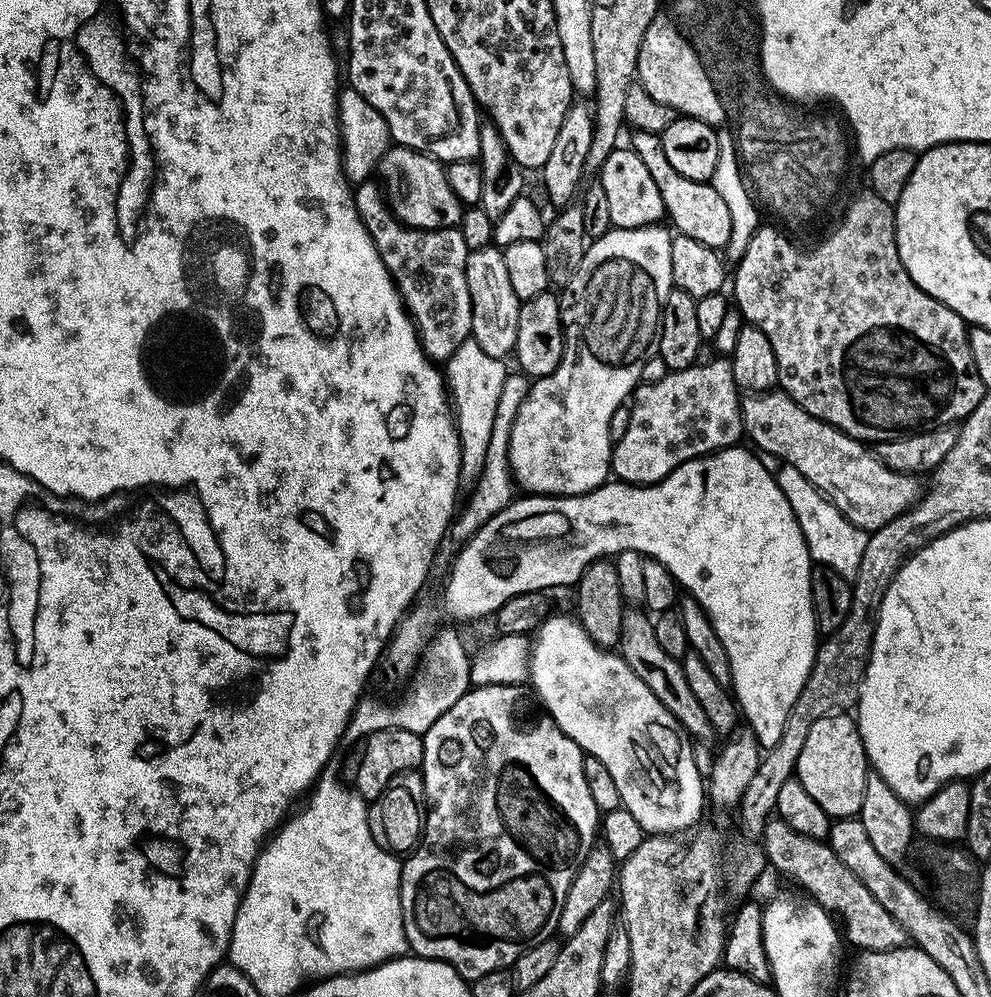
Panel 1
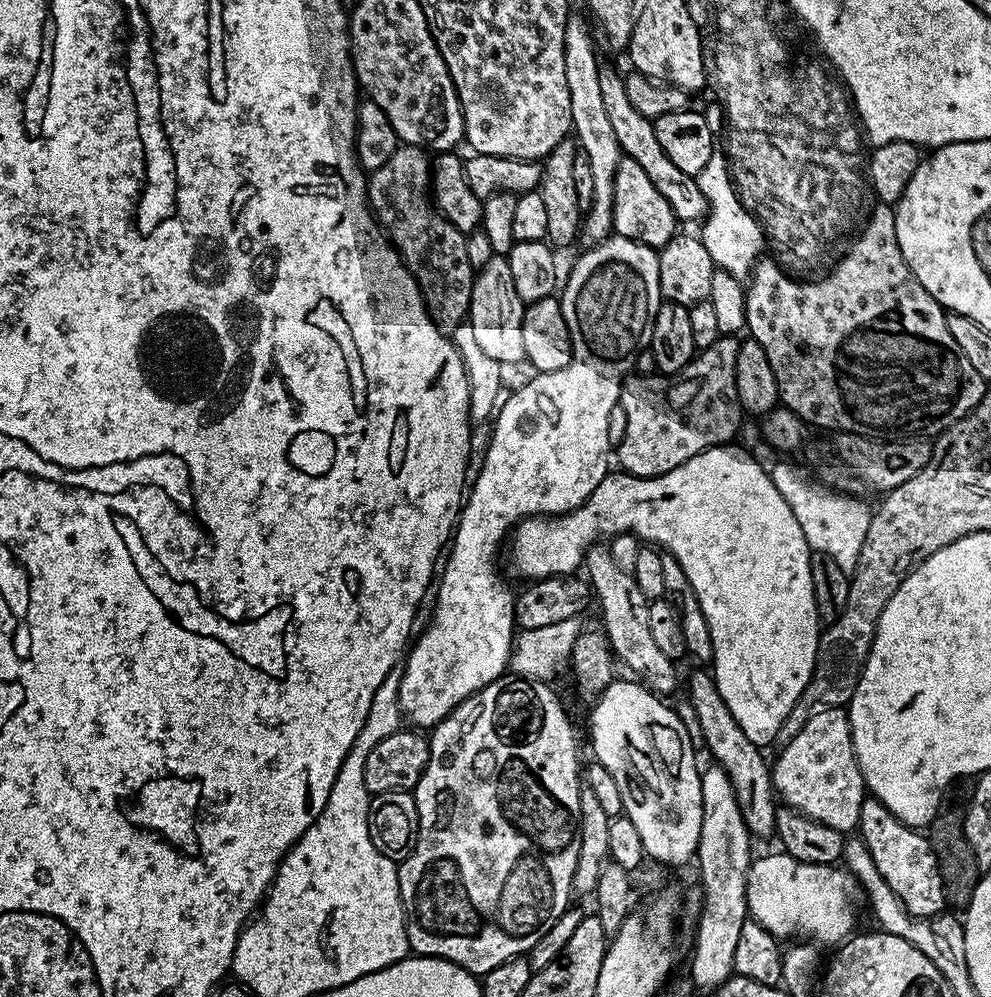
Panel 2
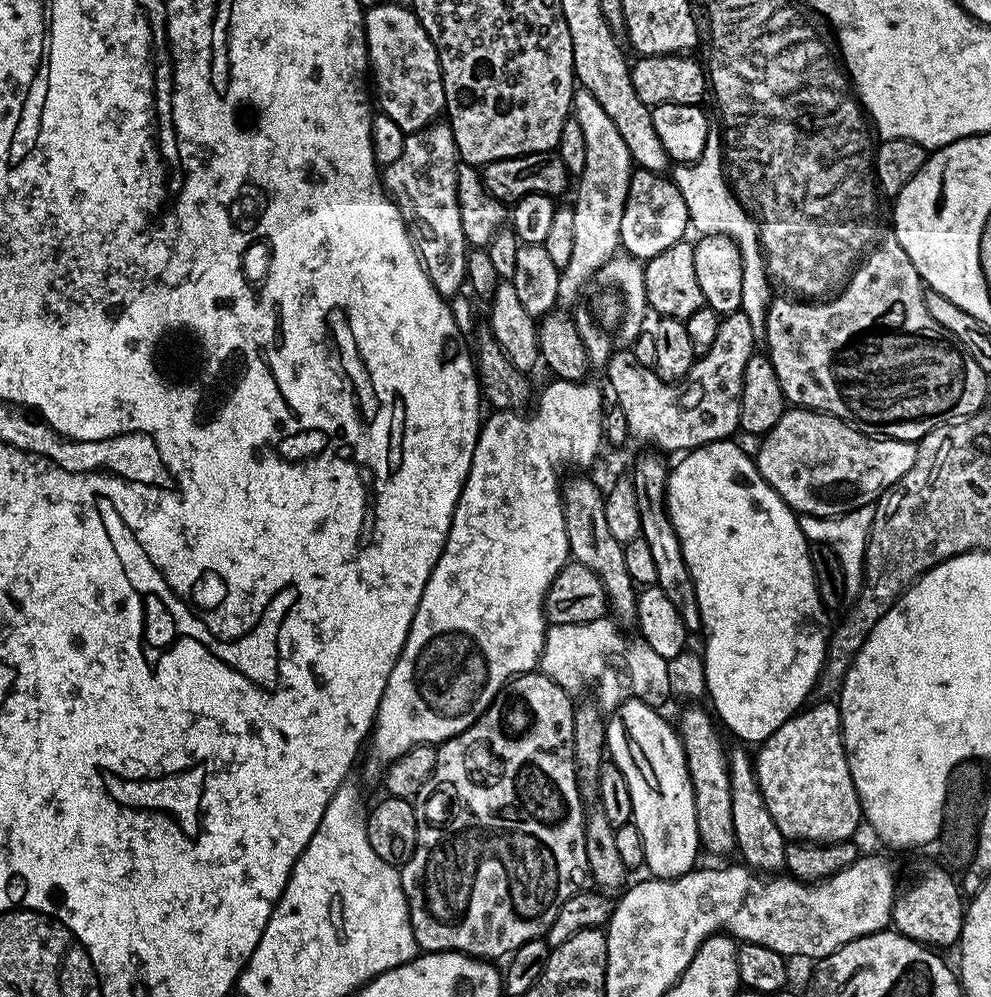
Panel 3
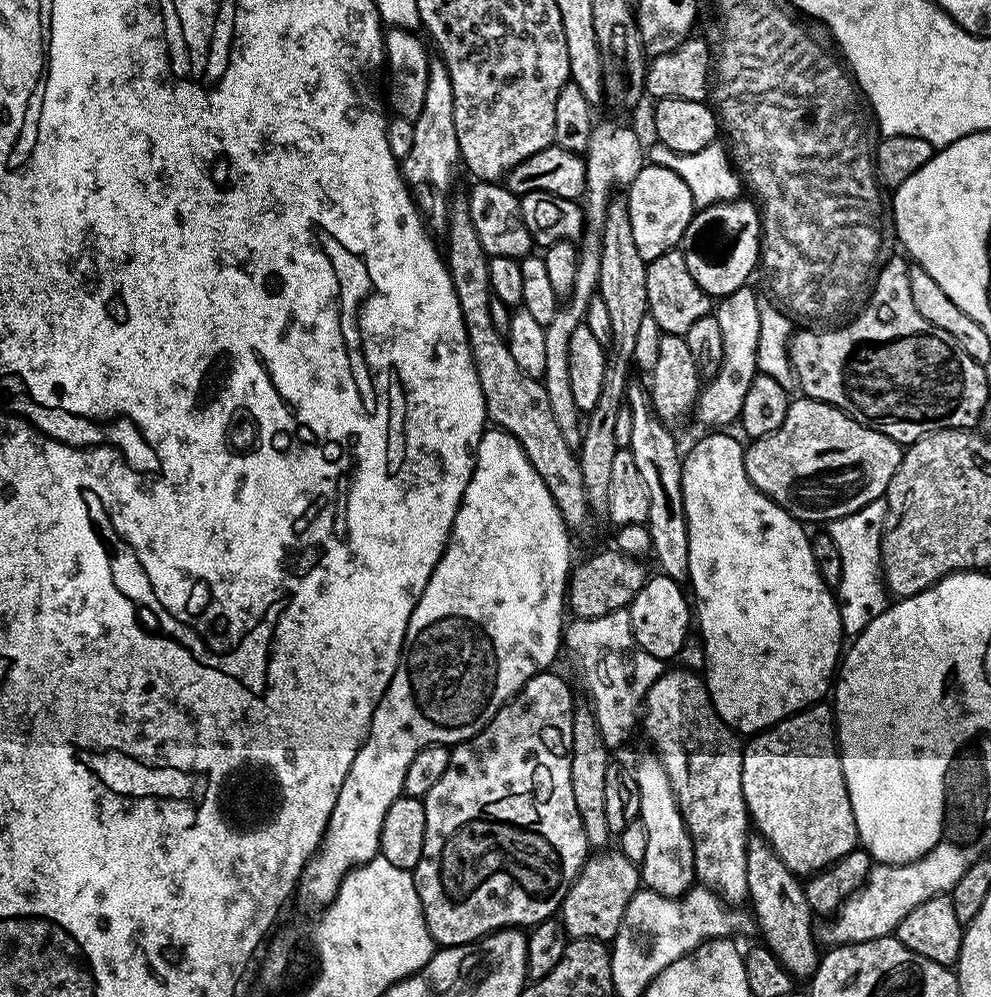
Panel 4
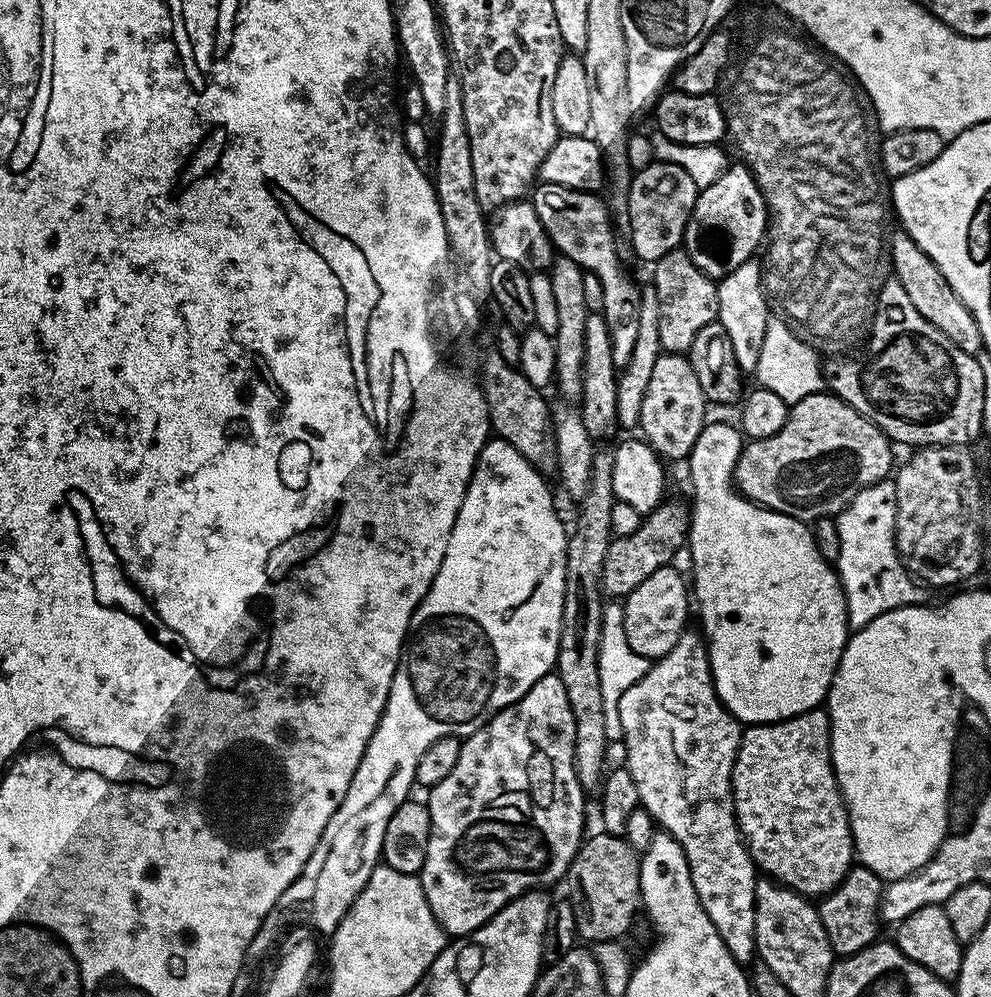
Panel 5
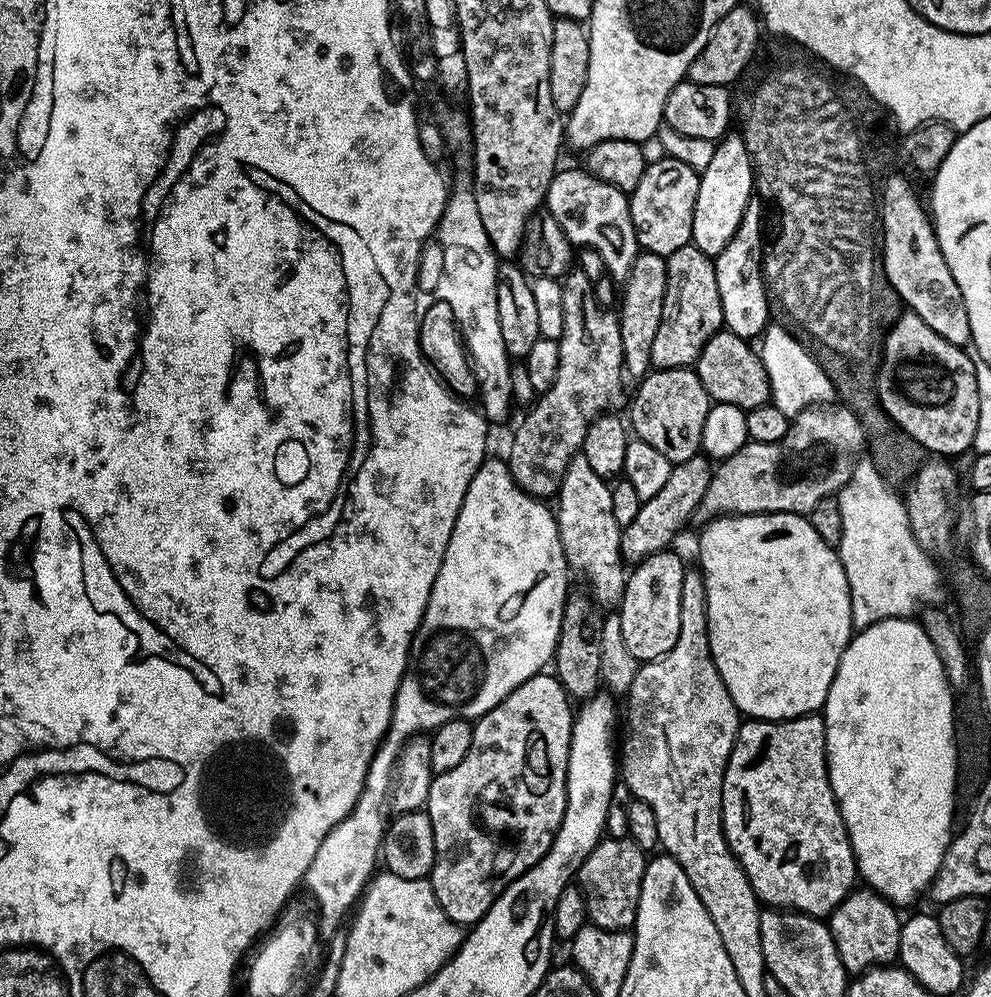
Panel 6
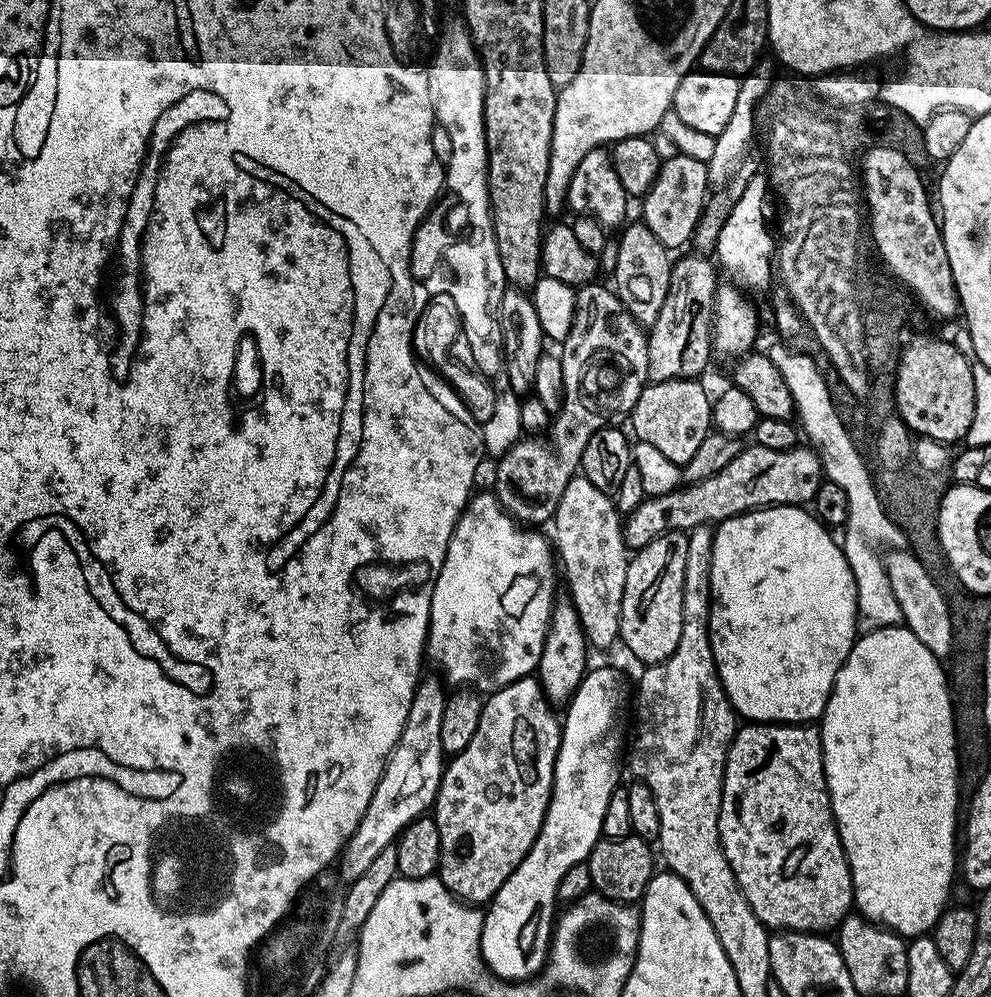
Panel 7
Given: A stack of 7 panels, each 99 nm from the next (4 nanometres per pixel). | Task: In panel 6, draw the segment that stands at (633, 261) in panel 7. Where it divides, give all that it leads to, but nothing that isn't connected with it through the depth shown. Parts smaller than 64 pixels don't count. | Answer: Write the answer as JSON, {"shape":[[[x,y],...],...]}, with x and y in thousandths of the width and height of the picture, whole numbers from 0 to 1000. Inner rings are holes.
{"shape":[[[659,253],[645,254],[633,280],[630,282],[628,307],[624,309],[626,334],[628,335],[630,374],[633,380],[644,383],[657,370],[657,348],[667,322],[671,303],[673,260]]]}

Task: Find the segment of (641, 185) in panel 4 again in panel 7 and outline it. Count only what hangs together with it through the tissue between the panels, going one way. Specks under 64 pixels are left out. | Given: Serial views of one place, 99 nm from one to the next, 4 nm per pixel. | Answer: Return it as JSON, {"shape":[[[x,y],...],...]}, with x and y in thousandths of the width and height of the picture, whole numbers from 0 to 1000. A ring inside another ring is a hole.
{"shape":[[[687,155],[669,161],[660,187],[648,198],[649,225],[655,228],[660,233],[660,238],[675,251],[686,249],[690,244],[693,246],[702,233],[706,218],[710,215],[712,202],[715,200],[714,192],[716,186],[711,161]]]}

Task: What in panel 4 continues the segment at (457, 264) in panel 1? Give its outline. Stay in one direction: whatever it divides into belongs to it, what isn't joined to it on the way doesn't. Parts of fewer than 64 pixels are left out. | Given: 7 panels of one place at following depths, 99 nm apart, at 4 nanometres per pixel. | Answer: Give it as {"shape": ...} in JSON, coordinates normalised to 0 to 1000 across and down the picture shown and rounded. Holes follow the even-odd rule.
{"shape":[[[443,58],[432,61],[430,102],[426,102],[426,114],[422,114],[415,128],[416,145],[412,148],[412,157],[403,161],[404,173],[431,228],[437,234],[447,234],[452,227],[452,206],[458,193],[456,176],[460,173],[460,164],[462,169],[465,163],[465,158],[462,130],[458,130],[458,90],[454,86],[454,74],[448,61]]]}

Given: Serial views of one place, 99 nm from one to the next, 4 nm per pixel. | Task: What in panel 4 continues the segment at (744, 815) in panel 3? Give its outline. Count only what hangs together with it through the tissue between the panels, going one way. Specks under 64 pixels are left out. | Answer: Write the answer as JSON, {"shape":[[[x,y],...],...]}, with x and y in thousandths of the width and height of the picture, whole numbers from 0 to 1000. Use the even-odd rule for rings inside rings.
{"shape":[[[765,837],[756,838],[753,849],[753,889],[759,907],[757,915],[771,938],[770,946],[800,981],[814,984],[822,977],[829,958],[828,952],[823,952],[824,932],[819,932],[821,916],[817,905],[813,905],[808,880],[798,875],[793,865],[789,865],[789,861],[785,861],[783,854]]]}

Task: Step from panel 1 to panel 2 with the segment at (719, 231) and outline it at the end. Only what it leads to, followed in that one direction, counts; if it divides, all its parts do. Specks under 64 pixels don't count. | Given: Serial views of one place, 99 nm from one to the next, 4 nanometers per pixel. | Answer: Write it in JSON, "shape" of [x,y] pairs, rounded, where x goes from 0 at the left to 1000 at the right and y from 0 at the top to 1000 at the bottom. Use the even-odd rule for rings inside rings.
{"shape":[[[606,71],[603,82],[607,86],[607,102],[612,105],[612,114],[616,117],[616,126],[620,130],[620,138],[624,138],[627,153],[633,159],[644,162],[644,166],[648,166],[648,171],[652,171],[656,183],[660,183],[660,187],[664,187],[664,195],[668,195],[668,199],[672,199],[672,203],[676,203],[683,222],[709,222],[715,216],[712,195],[708,195],[701,177],[688,175],[688,171],[684,171],[684,166],[680,166],[680,162],[676,162],[676,158],[672,158],[672,150],[668,150],[668,146],[664,142],[661,123],[655,117],[644,114],[644,110],[640,110],[636,98],[632,98],[632,86],[627,73]]]}

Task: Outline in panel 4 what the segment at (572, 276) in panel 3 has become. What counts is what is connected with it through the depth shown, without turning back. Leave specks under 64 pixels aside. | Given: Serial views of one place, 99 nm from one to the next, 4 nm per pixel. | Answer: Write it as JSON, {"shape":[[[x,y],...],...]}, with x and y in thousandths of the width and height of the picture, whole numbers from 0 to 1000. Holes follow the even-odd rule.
{"shape":[[[602,123],[595,134],[591,149],[591,225],[595,230],[605,231],[612,219],[613,205],[622,189],[637,185],[638,180],[650,169],[652,148],[646,145],[646,136],[638,128],[628,128],[622,124]],[[600,240],[588,242],[587,248],[584,250],[583,271],[579,275],[579,287],[577,293],[562,308],[559,319],[554,325],[549,326],[549,334],[551,335],[551,371],[547,378],[547,384],[551,395],[555,399],[555,407],[559,411],[559,419],[563,423],[563,427],[567,431],[567,439],[571,439],[571,443],[578,451],[584,450],[585,439],[587,436],[587,414],[579,405],[579,398],[575,391],[575,368],[574,368],[574,350],[575,339],[579,335],[579,331],[583,331],[583,327],[590,324],[592,315],[592,307],[598,296],[602,294],[604,287],[605,275],[605,251],[606,248]]]}

